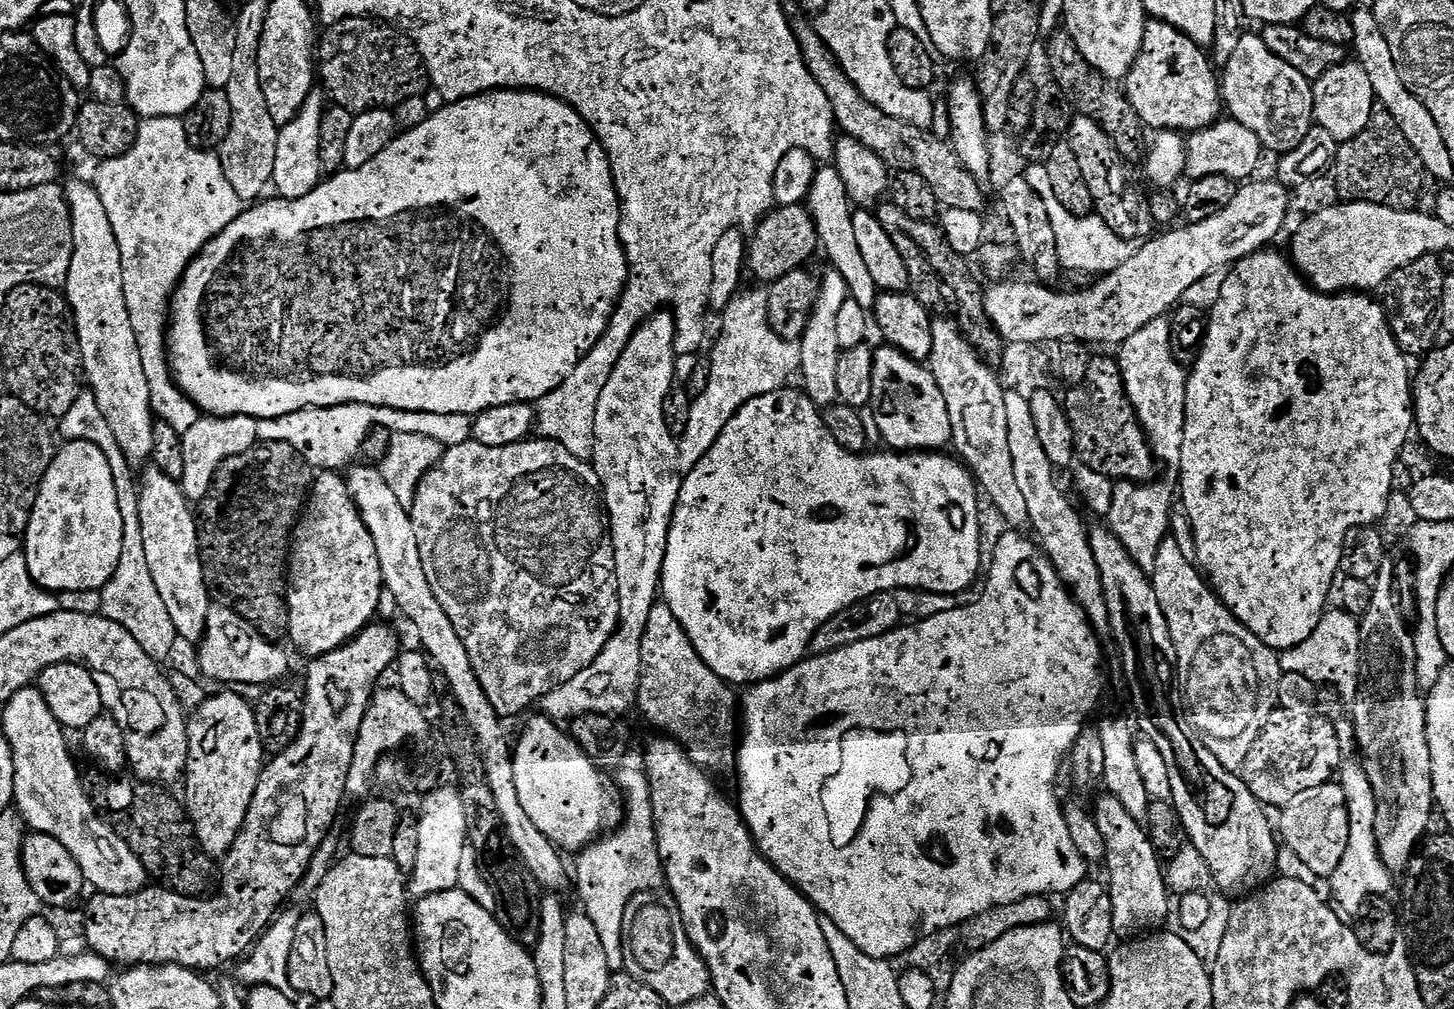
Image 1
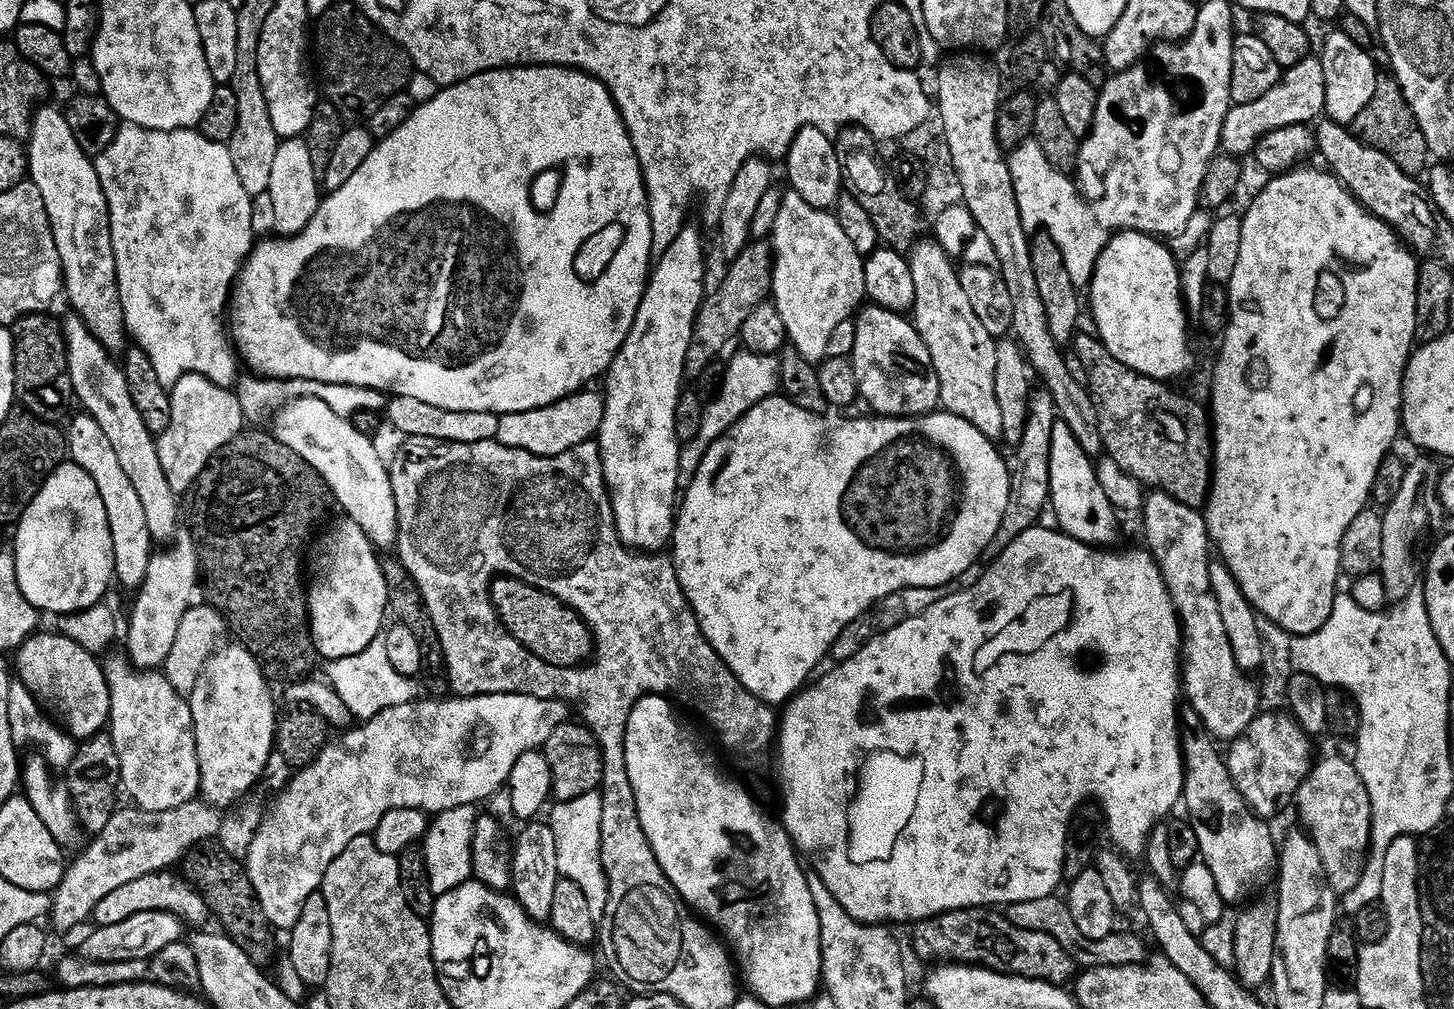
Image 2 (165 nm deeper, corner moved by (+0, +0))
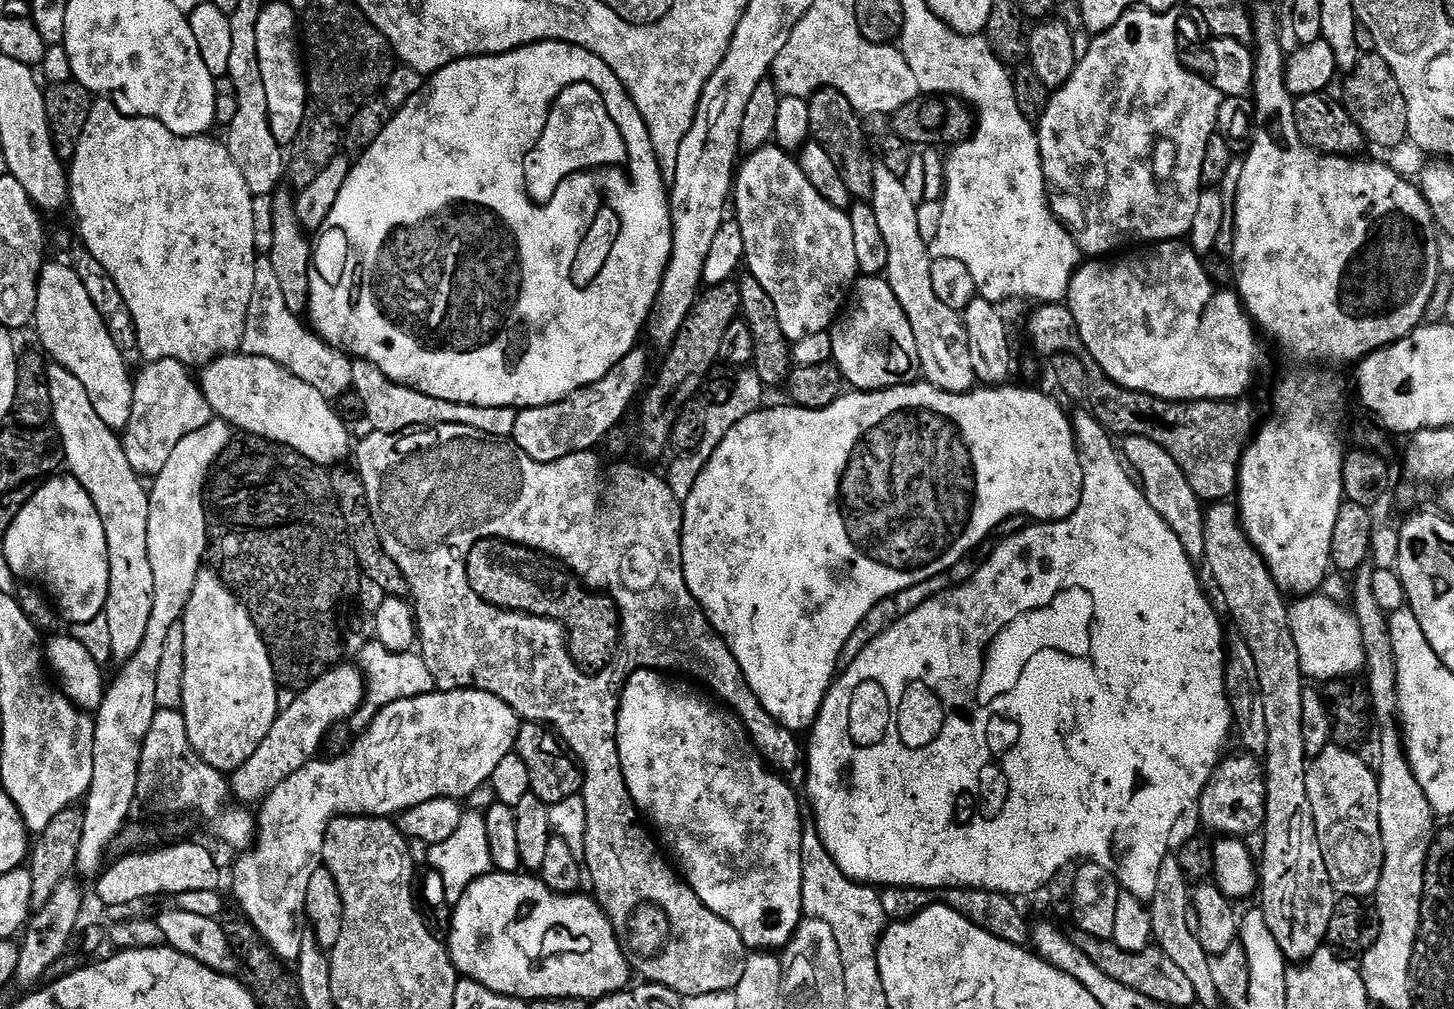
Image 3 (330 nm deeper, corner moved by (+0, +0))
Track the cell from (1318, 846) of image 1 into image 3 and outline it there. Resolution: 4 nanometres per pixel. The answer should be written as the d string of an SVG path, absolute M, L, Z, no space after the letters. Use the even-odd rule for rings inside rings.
M1335 742L1327 748L1315 753L1308 766L1306 778L1306 794L1310 798L1310 810L1314 814L1314 826L1318 834L1318 842L1322 846L1322 854L1326 858L1326 870L1330 874L1332 884L1341 897L1355 896L1357 898L1375 897L1380 885L1380 875L1384 865L1384 843L1382 842L1382 826L1378 818L1380 809L1380 781L1377 773L1360 756L1355 756L1353 749L1341 746ZM1340 784L1352 792L1352 796L1344 796L1344 804L1332 804L1332 800L1324 800L1320 792L1340 792Z

